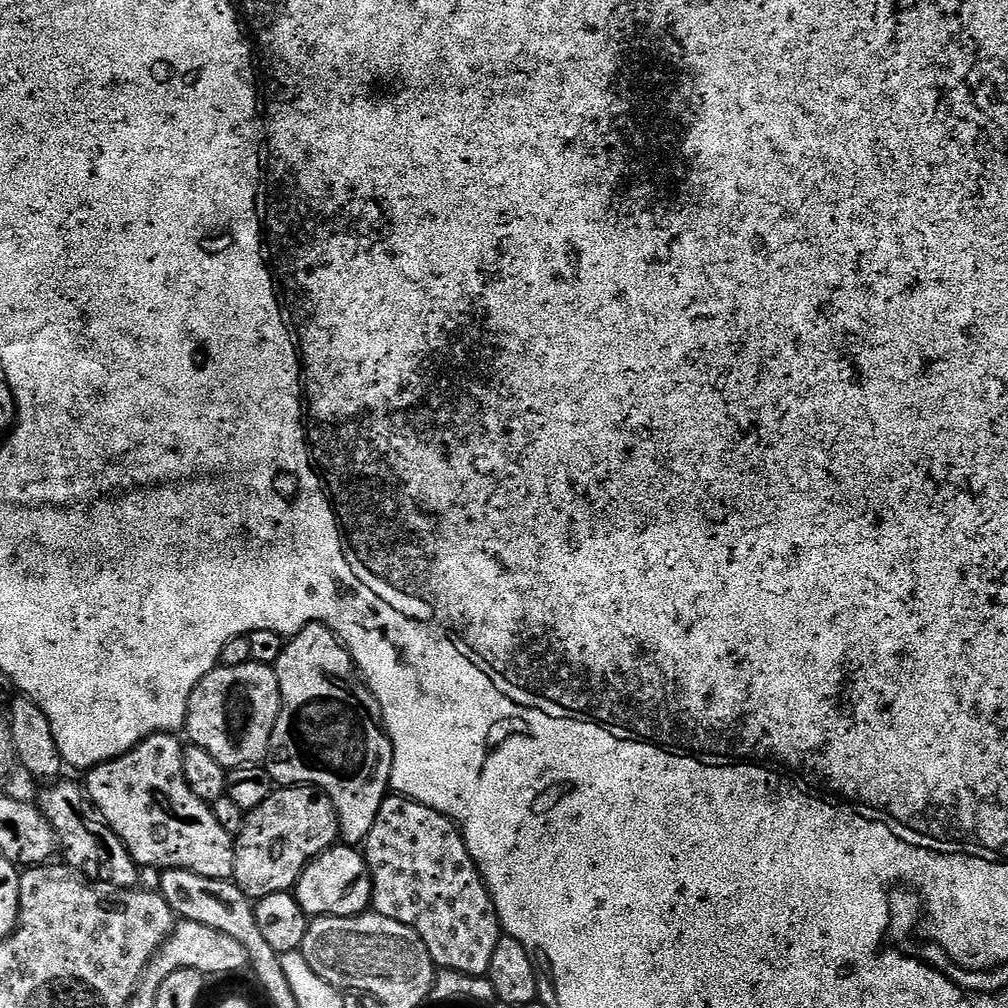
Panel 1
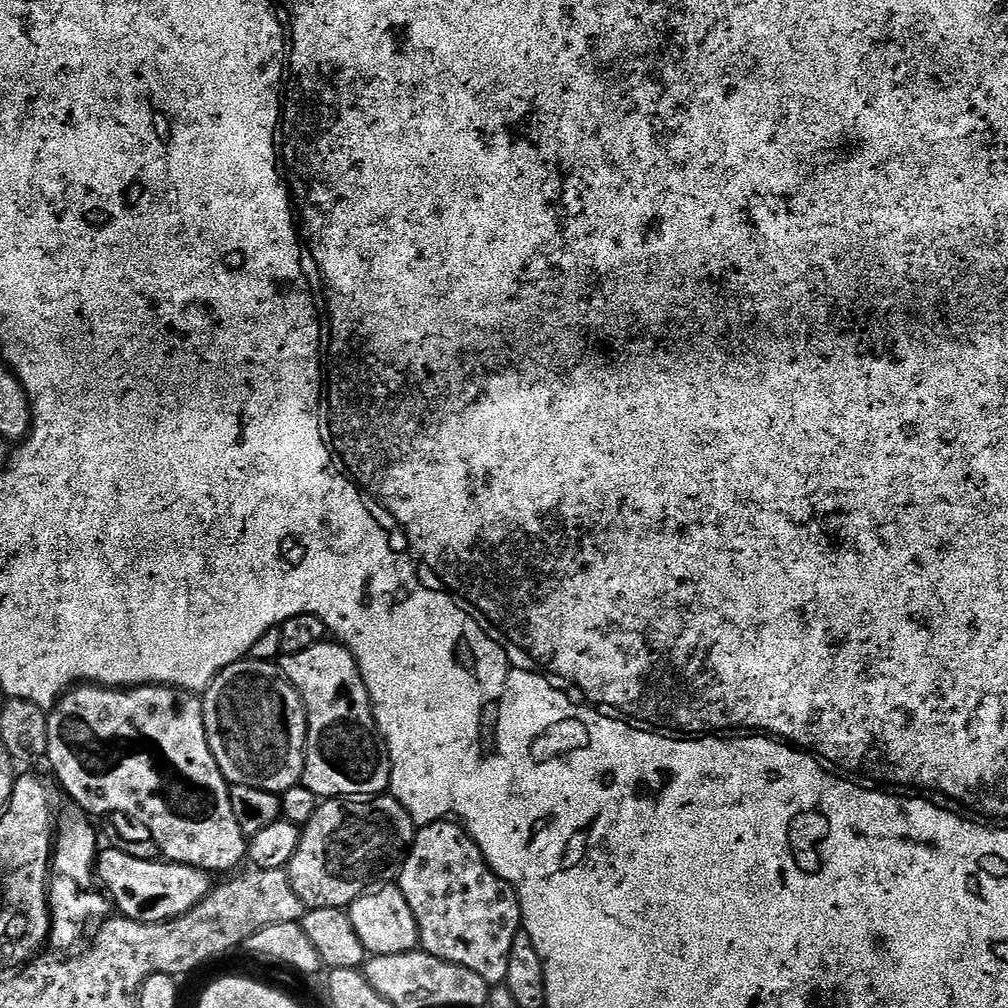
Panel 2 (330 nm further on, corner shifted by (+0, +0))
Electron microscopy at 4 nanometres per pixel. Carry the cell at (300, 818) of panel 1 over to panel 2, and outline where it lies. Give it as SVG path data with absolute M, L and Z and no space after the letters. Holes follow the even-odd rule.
M391 794L379 796L345 796L328 798L314 810L310 822L302 825L298 850L294 850L294 858L290 858L286 869L290 878L290 886L294 886L294 894L304 903L305 909L310 908L342 908L347 909L359 896L369 891L368 884L380 886L392 882L399 877L400 867L412 849L418 825L416 819Z

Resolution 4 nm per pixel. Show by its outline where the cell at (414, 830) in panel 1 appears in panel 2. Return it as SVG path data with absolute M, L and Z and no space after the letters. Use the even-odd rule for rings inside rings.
M445 818L423 825L400 867L398 887L410 902L423 951L474 970L489 986L503 985L510 946L522 931L520 898L512 885L494 874L463 823Z

